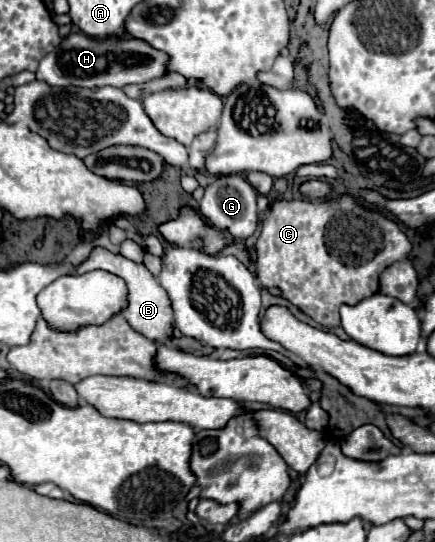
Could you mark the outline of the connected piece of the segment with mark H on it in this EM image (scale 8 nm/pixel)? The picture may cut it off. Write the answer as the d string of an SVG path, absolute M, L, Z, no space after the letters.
M71 33L59 47L47 53L37 69L37 79L51 79L55 87L123 87L131 83L145 83L165 75L167 55L153 49L141 39L91 39L83 33Z

